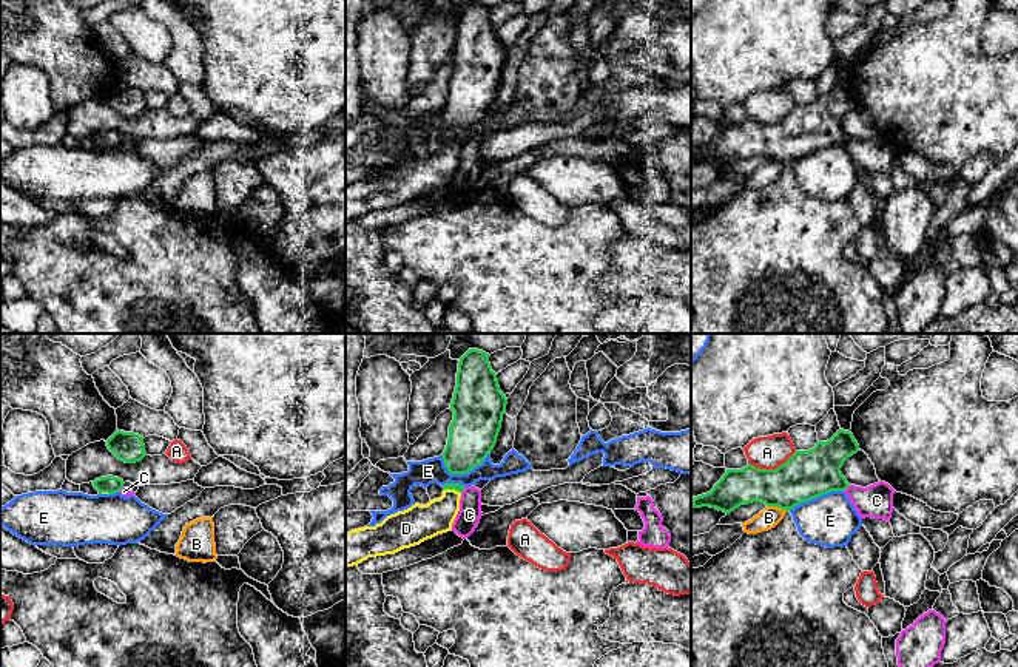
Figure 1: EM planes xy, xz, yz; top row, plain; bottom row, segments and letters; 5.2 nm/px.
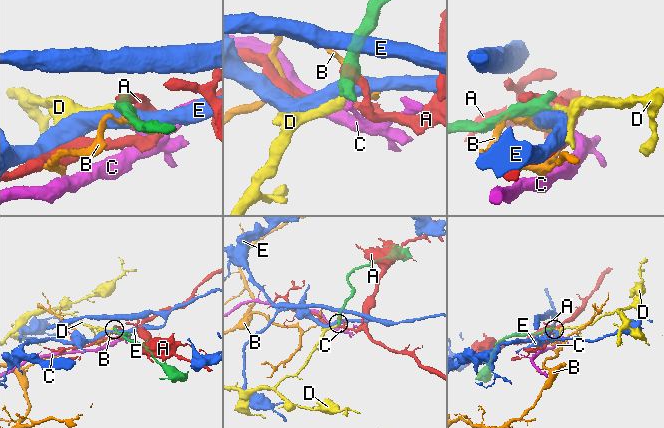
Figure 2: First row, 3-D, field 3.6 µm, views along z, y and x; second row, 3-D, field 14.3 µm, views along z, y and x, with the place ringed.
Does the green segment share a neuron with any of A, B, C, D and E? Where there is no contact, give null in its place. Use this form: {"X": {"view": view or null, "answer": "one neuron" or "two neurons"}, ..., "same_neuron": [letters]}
{"A": {"view": "yz", "answer": "two neurons"}, "B": {"view": "yz", "answer": "two neurons"}, "C": {"view": "yz", "answer": "two neurons"}, "D": {"view": "xz", "answer": "one neuron"}, "E": {"view": "xz", "answer": "two neurons"}, "same_neuron": ["D"]}

